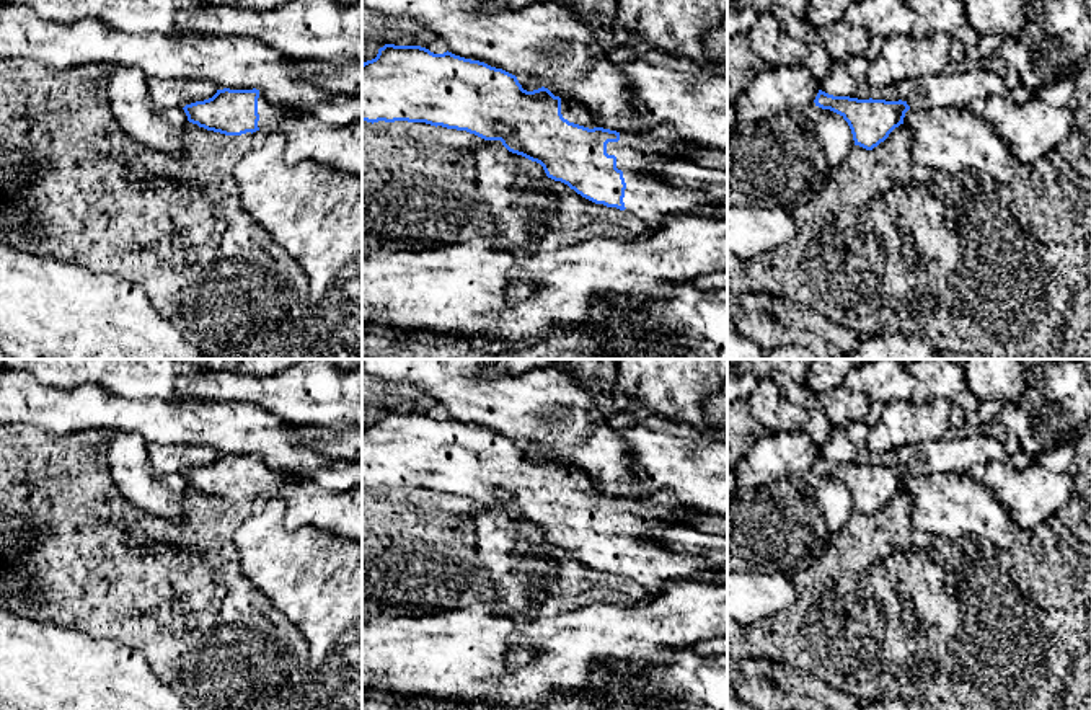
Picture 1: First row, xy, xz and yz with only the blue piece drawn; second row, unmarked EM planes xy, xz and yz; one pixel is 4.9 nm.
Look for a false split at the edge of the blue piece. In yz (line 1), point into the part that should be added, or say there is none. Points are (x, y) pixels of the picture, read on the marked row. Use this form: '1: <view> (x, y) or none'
1: none

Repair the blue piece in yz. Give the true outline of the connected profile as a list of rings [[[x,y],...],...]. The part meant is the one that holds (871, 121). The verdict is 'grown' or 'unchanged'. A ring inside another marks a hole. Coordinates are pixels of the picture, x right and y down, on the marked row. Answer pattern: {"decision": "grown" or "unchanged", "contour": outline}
{"decision": "unchanged", "contour": [[[819,90],[815,106],[840,114],[850,126],[855,145],[872,150],[884,142],[889,134],[903,124],[910,109],[907,101],[858,100],[850,96],[833,96]]]}

